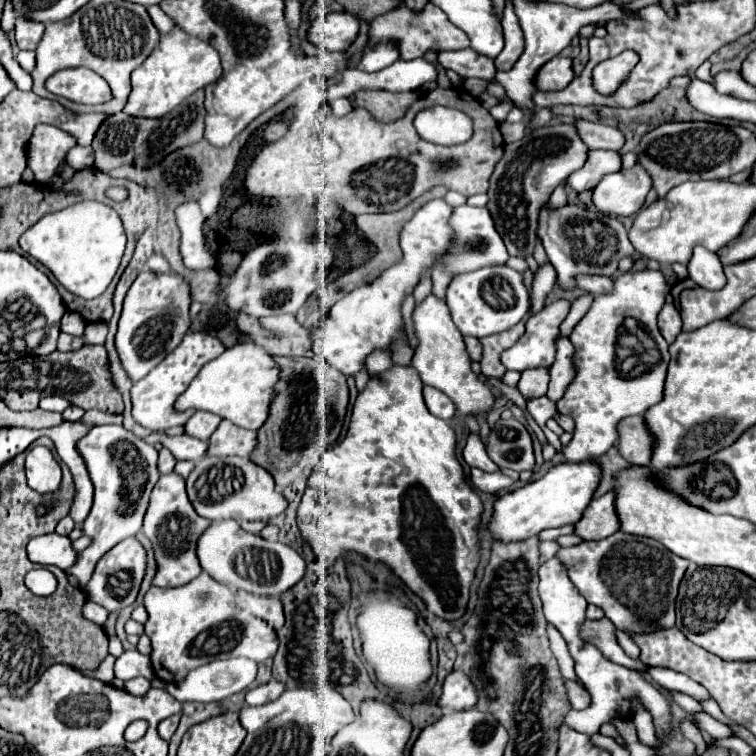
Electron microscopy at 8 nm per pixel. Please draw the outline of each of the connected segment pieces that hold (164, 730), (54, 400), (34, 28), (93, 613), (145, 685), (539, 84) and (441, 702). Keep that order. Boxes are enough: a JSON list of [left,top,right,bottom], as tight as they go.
[[158,714,180,742],[40,396,68,412],[16,18,44,50],[82,600,108,626],[124,678,150,696],[536,58,574,92],[438,672,476,710]]

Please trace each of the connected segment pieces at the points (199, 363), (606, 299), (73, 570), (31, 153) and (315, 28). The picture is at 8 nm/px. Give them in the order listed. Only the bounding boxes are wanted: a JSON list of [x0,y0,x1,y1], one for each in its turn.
[[130,332,226,432],[558,268,670,462],[64,426,160,588],[28,124,76,182],[306,12,358,52]]

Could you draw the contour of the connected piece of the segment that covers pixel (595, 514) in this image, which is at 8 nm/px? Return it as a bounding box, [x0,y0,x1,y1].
[574,492,618,540]

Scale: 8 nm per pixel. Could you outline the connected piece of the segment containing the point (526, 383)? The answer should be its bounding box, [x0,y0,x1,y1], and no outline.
[518,368,548,400]

